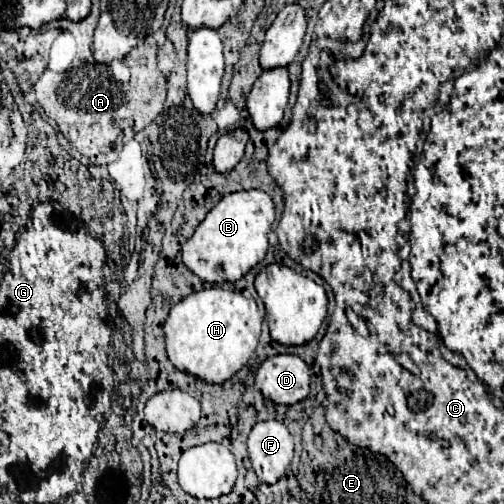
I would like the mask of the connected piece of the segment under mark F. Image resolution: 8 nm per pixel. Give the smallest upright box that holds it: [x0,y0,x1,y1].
[247,420,293,484]

